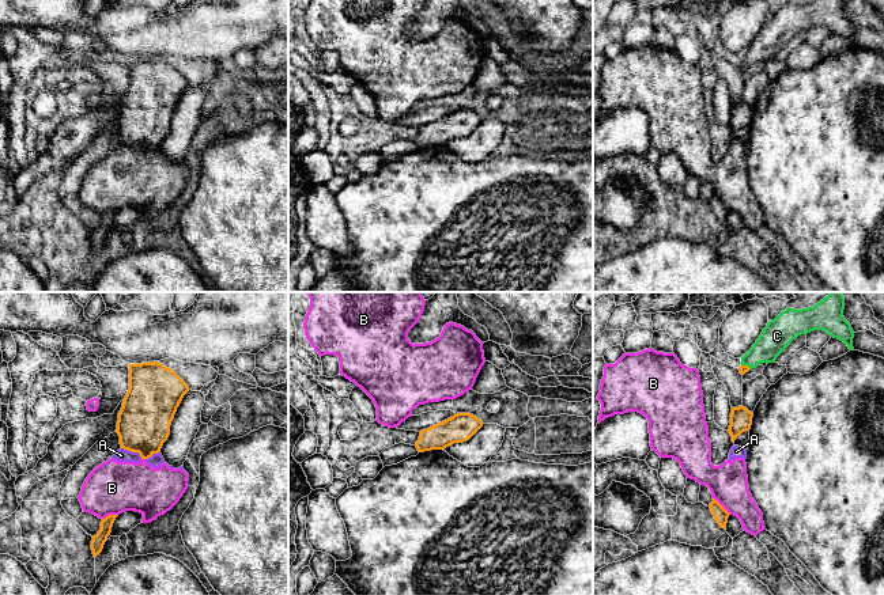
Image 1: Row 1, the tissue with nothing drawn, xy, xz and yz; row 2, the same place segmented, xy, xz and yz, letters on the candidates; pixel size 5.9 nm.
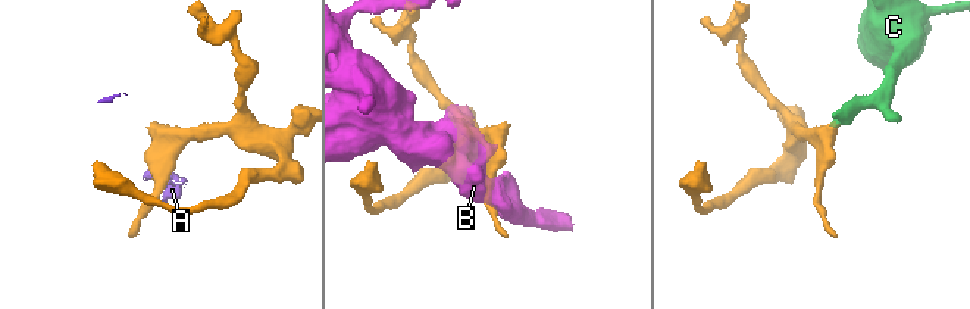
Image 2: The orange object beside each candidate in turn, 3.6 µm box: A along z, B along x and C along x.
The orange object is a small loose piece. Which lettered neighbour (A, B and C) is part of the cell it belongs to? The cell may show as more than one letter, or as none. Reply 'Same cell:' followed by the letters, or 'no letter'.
Same cell: C

